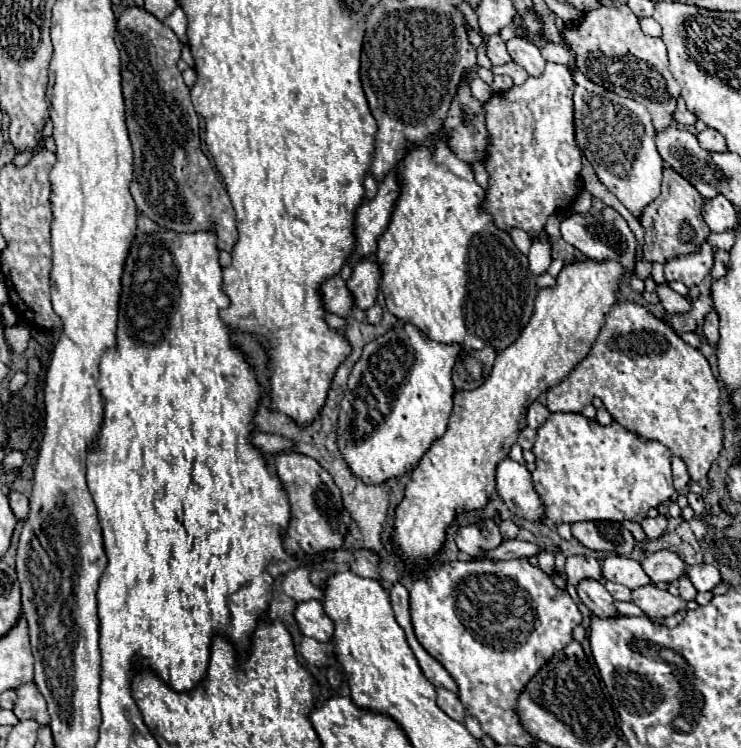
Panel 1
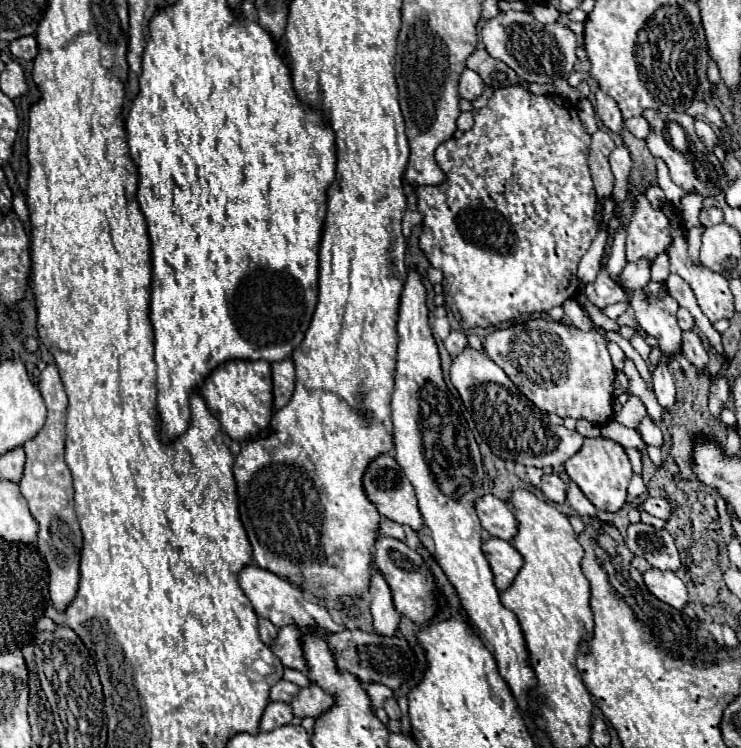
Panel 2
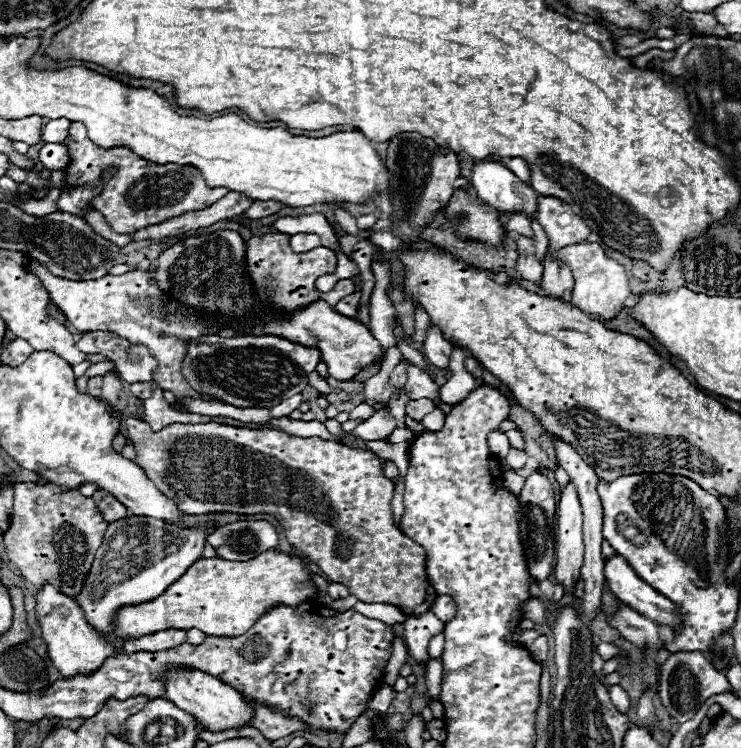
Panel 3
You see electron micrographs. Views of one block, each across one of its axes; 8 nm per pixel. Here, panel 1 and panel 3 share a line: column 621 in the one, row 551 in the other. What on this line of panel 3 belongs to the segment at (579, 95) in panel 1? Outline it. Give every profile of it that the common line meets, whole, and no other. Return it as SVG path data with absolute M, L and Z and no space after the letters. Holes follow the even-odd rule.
M130 516L110 522L108 532L104 532L104 544L96 550L92 568L84 580L84 588L80 590L80 596L74 596L88 624L104 638L112 636L116 612L124 604L142 604L144 600L154 600L156 596L160 596L164 588L176 582L200 558L202 548L206 546L208 532L212 532L212 528L180 528L176 524L166 524L148 516Z

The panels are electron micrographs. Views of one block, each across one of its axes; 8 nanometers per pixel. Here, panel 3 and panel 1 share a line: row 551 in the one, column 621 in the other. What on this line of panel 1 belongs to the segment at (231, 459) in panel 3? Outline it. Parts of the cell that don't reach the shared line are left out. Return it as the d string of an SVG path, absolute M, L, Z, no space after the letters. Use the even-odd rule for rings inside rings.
M618 300L612 306L588 356L580 360L562 382L548 388L546 394L546 406L550 412L580 412L592 402L594 396L602 398L606 410L618 424L640 434L642 438L662 442L674 456L682 458L692 482L704 478L712 462L720 456L724 436L724 420L720 416L722 398L720 384L714 378L708 360L700 350L688 346L668 322L656 318L646 306L634 300Z

